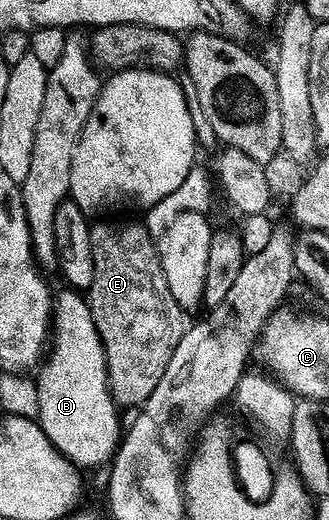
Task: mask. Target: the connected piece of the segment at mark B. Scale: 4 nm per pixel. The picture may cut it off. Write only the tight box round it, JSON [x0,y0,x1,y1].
[35,290,122,469]

